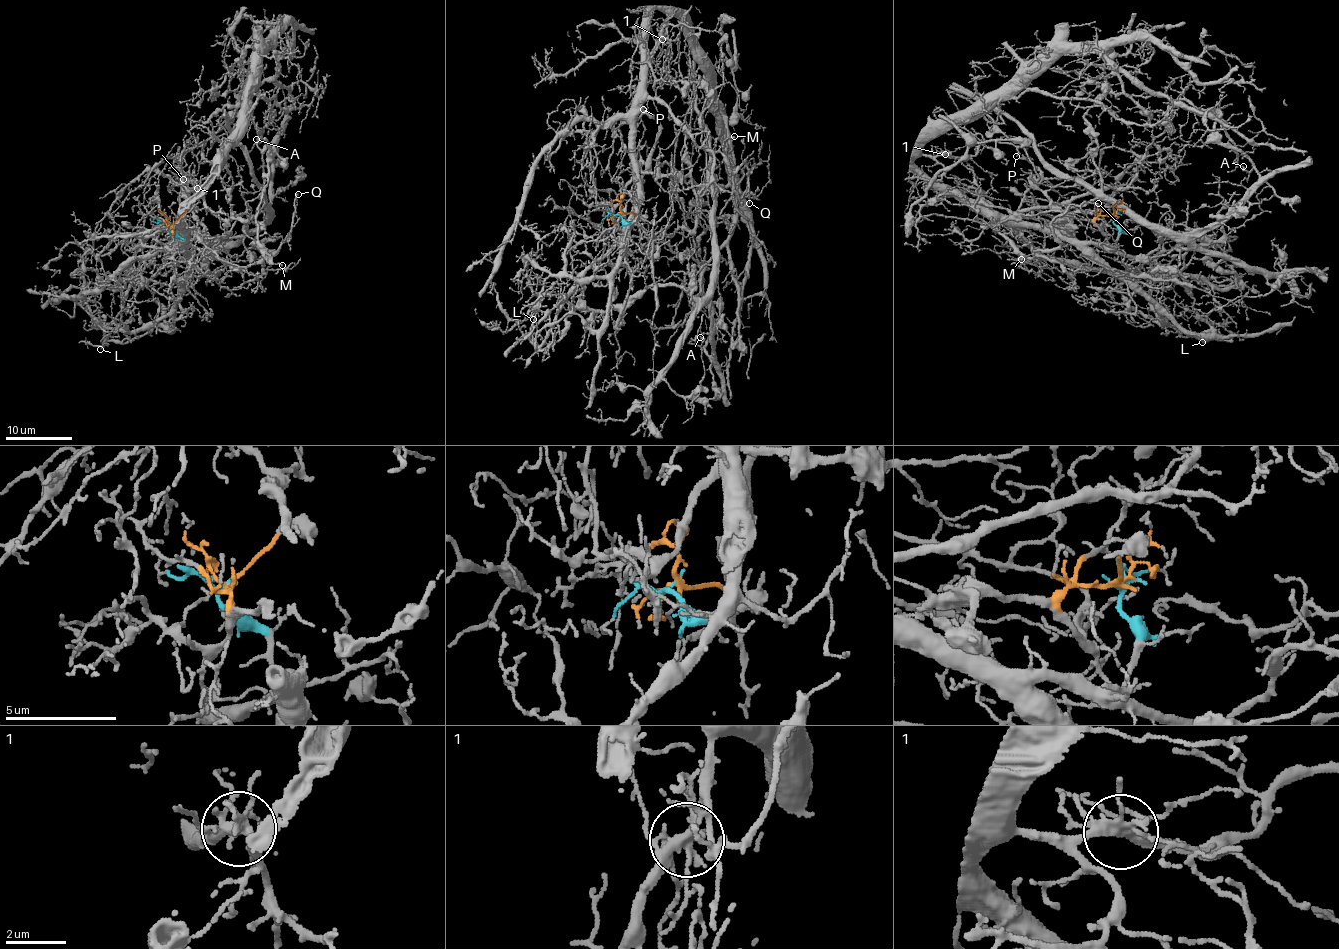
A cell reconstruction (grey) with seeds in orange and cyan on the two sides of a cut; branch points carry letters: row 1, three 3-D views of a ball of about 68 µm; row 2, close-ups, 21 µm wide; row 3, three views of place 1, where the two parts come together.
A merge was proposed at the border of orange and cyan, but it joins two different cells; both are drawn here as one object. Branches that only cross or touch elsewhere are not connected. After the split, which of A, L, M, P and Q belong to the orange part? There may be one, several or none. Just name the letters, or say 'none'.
A

